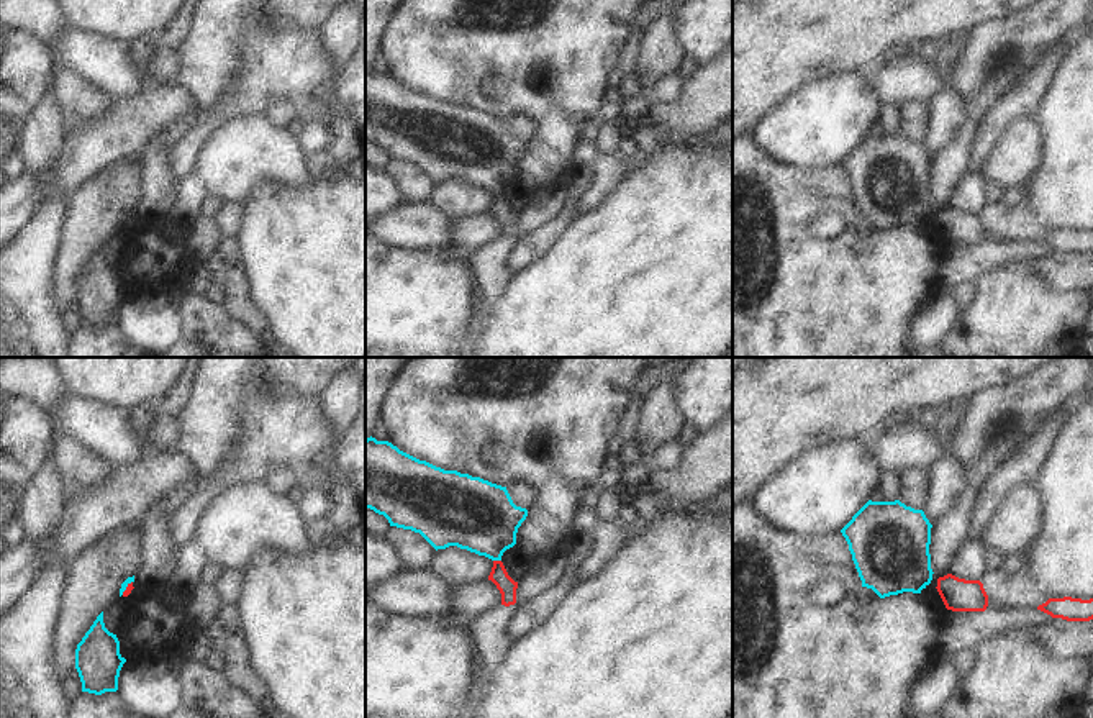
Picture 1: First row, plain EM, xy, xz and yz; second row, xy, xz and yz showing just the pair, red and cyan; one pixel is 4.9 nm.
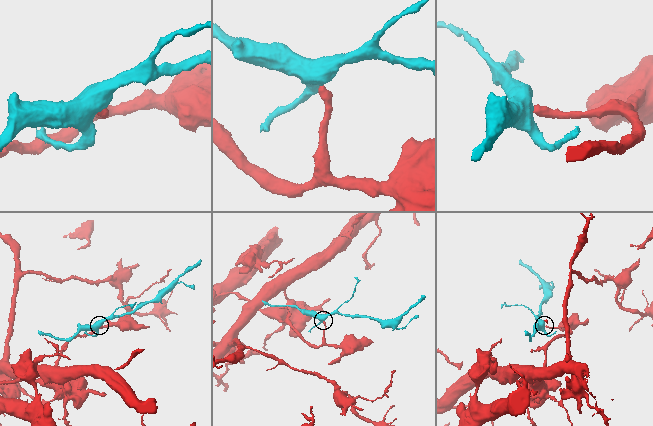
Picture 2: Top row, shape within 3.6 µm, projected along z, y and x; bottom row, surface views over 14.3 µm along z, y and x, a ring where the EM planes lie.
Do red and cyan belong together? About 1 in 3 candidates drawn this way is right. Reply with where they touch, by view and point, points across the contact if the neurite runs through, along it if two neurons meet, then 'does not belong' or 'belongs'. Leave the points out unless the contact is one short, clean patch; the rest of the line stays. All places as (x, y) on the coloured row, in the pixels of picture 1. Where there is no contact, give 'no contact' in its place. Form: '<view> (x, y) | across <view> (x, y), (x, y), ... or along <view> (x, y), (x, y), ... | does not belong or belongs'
xz (497, 561) | along xz (494, 559), (500, 561) | does not belong

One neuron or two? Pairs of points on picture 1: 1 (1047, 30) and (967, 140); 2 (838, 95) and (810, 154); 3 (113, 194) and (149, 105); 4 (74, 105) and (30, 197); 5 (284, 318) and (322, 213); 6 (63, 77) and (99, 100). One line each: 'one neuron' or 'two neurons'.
1: one neuron
2: one neuron
3: two neurons
4: two neurons
5: one neuron
6: one neuron

